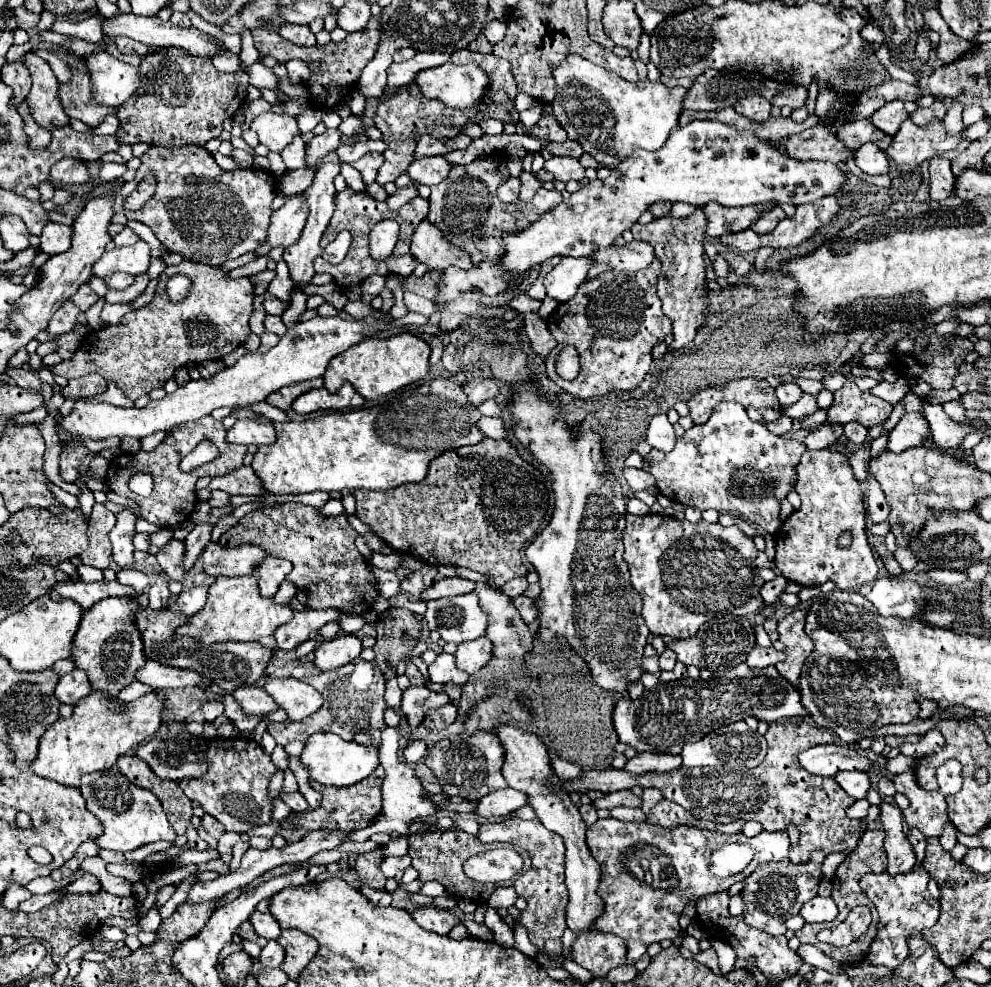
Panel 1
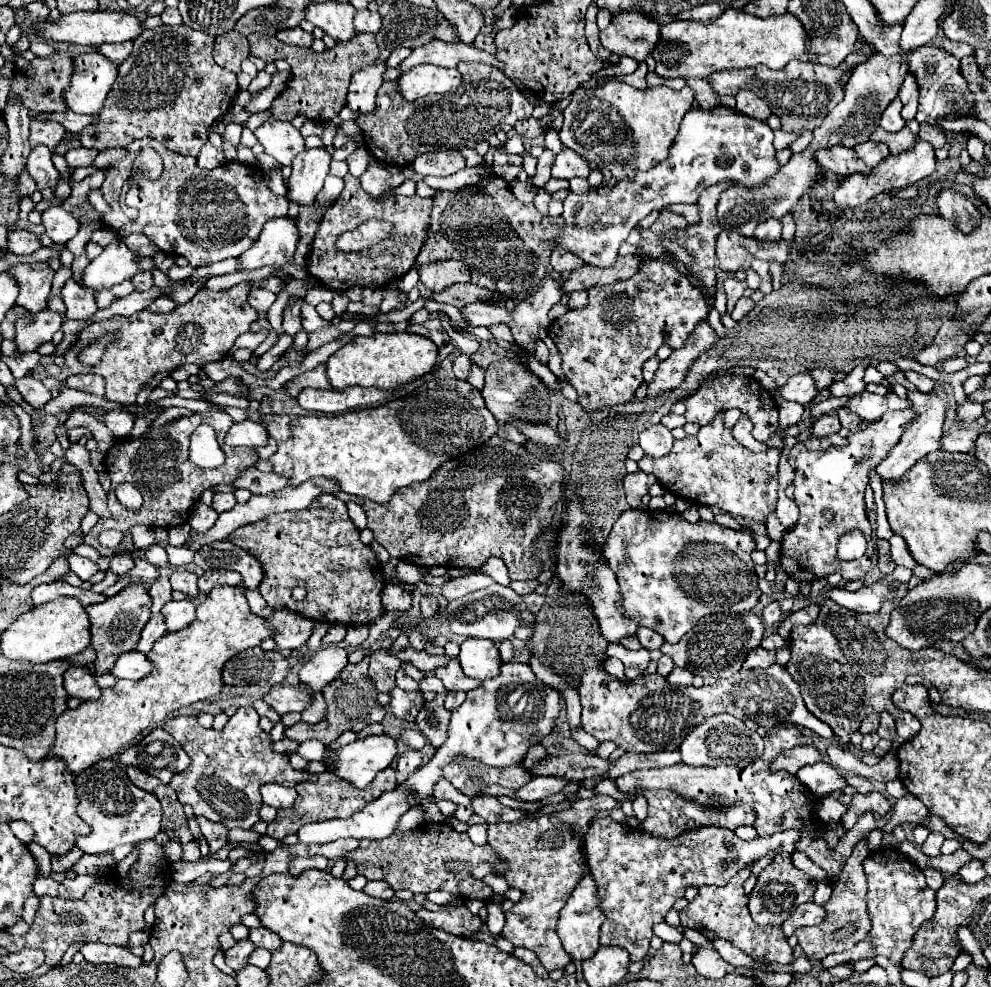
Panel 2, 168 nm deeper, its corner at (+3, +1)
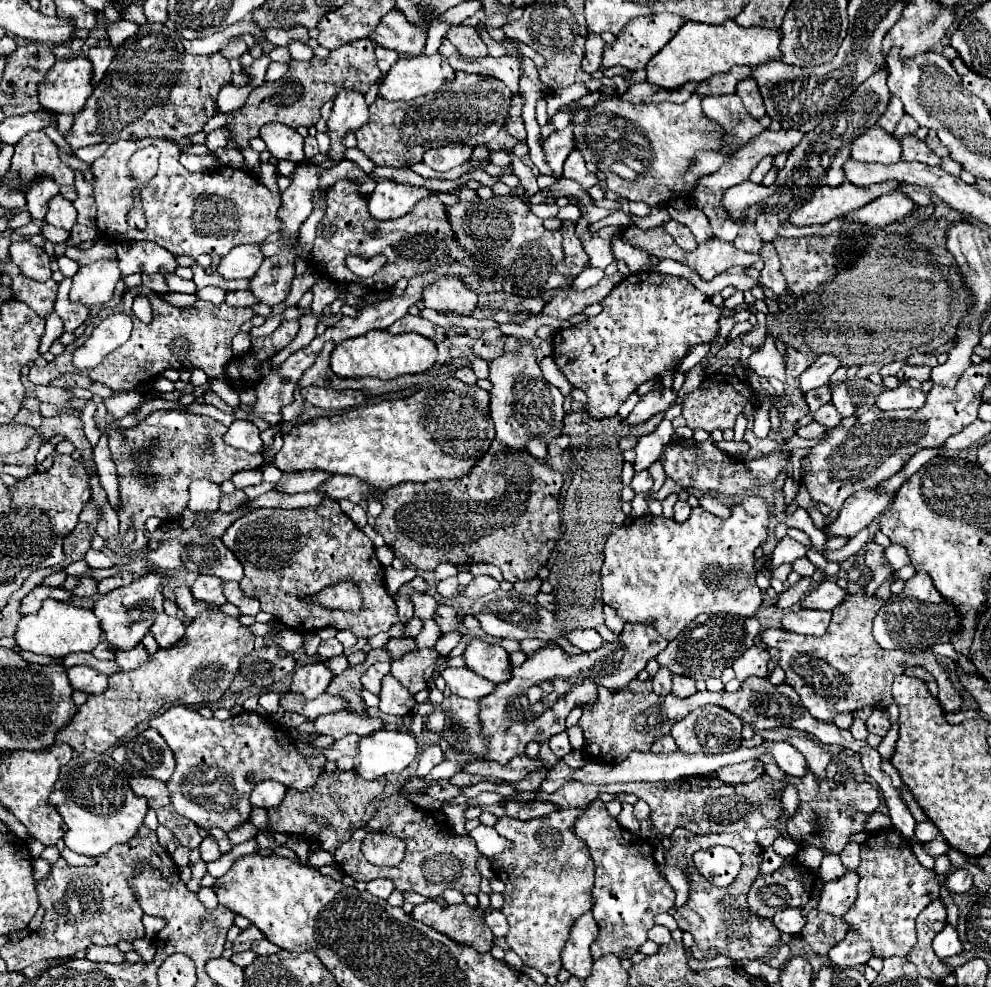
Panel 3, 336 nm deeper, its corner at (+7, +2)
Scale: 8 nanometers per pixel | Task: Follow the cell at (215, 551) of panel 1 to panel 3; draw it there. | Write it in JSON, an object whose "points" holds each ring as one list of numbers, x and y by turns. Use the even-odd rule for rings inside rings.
{"points":[[201,574,195,580,195,584,191,586,191,594,195,596,195,600,201,600,213,606,221,606,227,602,221,590,221,580,215,576,207,576,207,574]]}

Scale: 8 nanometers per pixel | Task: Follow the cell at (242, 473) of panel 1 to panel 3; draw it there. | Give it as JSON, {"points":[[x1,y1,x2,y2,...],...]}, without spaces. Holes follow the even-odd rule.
{"points":[[297,472,295,478,291,478,289,482,277,486,277,492,287,492,287,494,297,494,297,492,313,492,317,490,321,484,325,484,331,478,329,472]]}

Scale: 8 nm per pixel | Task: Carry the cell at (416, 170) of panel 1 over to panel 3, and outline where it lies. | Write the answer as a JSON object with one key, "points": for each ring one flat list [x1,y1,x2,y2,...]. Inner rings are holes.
{"points":[[447,144,441,148,427,150,423,156,423,162,433,170,445,172,459,164,465,164,471,158,471,154,473,154,473,146,469,144]]}

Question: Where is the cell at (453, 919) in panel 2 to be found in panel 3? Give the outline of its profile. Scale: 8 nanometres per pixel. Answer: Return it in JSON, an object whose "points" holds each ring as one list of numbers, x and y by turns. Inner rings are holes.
{"points":[[435,900,413,908,411,916,455,940,463,946,473,946,477,952,489,952,493,946,493,932,485,926,485,912,467,904,439,906]]}

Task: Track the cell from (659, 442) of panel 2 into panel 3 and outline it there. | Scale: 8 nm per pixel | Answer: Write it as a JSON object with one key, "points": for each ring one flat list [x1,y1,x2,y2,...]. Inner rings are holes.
{"points":[[663,420,653,434,643,436,643,438,637,442,637,446,635,446,637,458,635,458,635,462,633,462,635,472,647,470,647,468,661,456,663,446,671,440,671,432,673,432,671,420]]}

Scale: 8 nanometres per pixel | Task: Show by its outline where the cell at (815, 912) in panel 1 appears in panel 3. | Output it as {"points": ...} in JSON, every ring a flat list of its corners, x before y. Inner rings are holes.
{"points":[[787,908,787,910,779,910,773,916,773,924,779,932,787,932,787,934,799,934,801,928,805,926,805,916,801,914,801,908]]}

